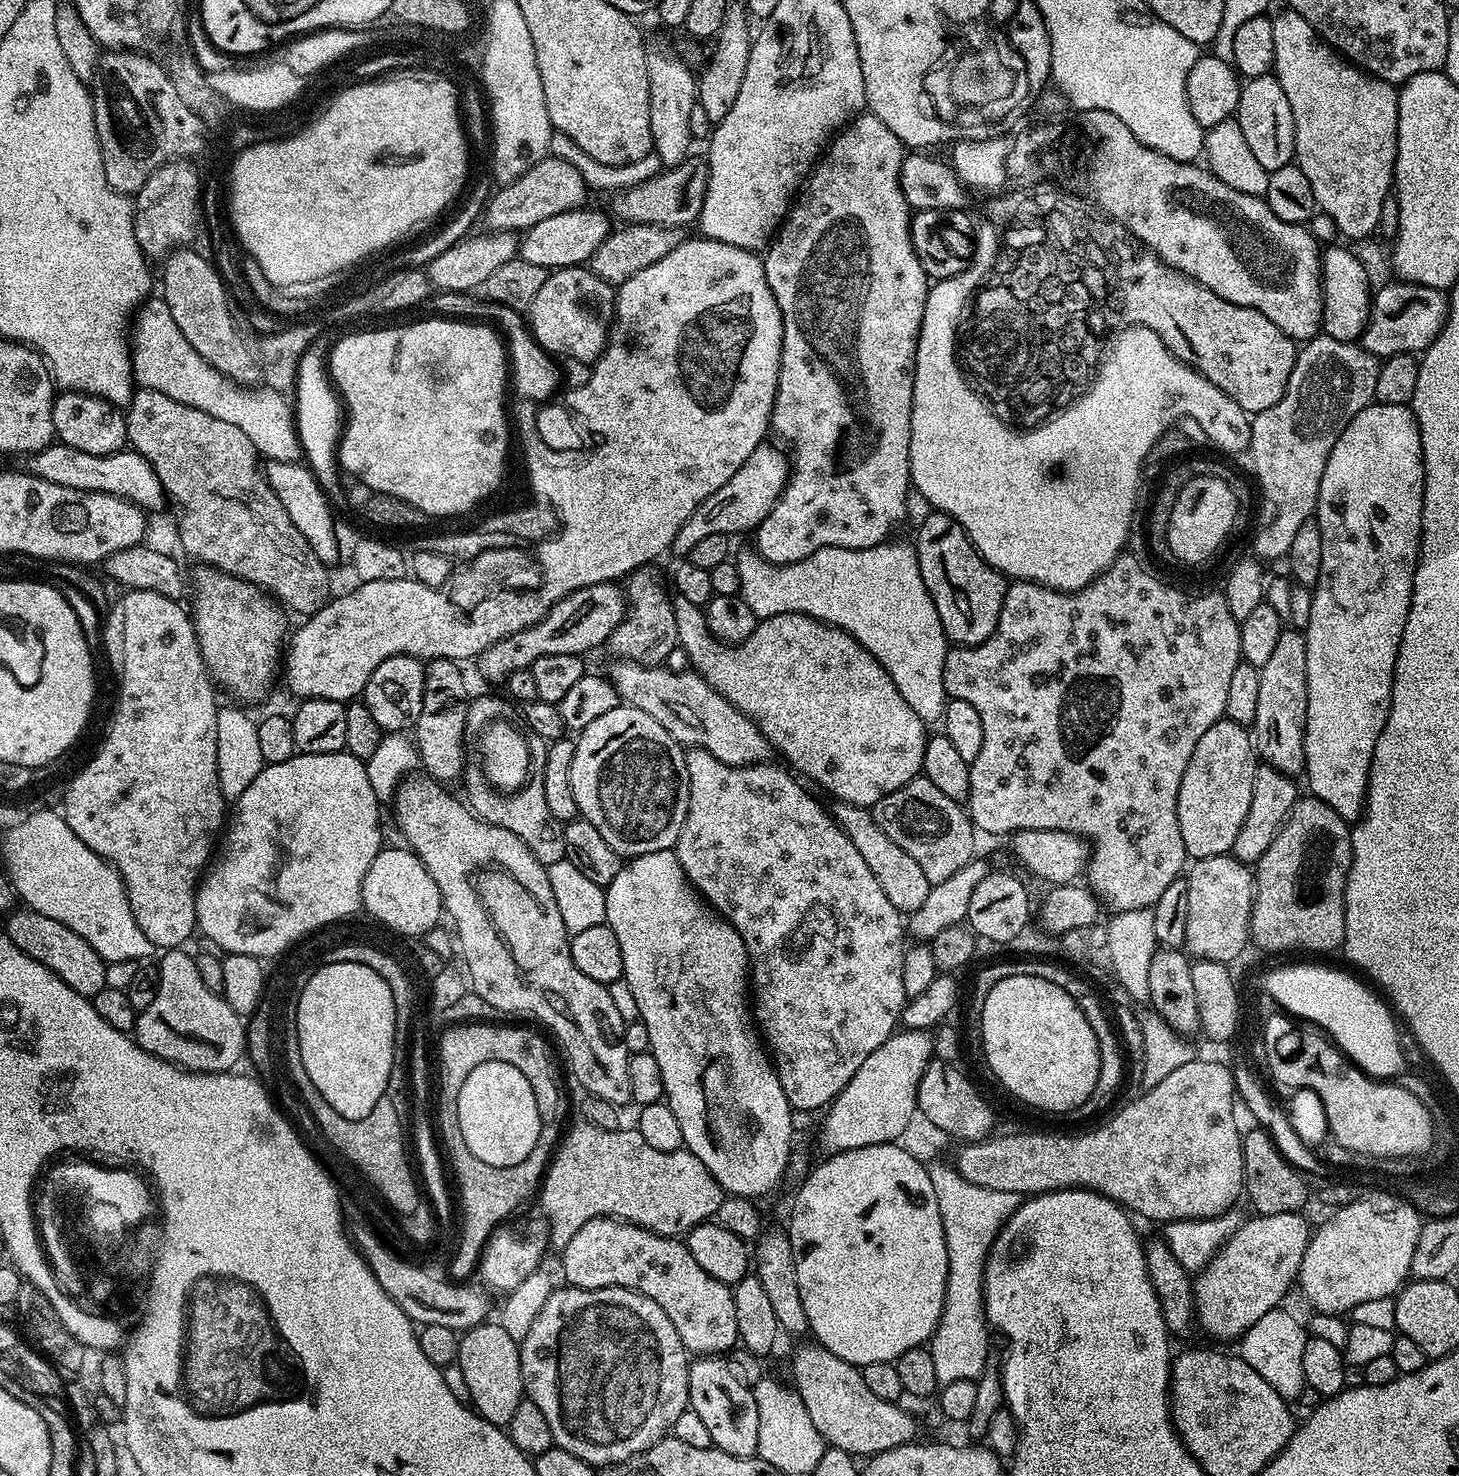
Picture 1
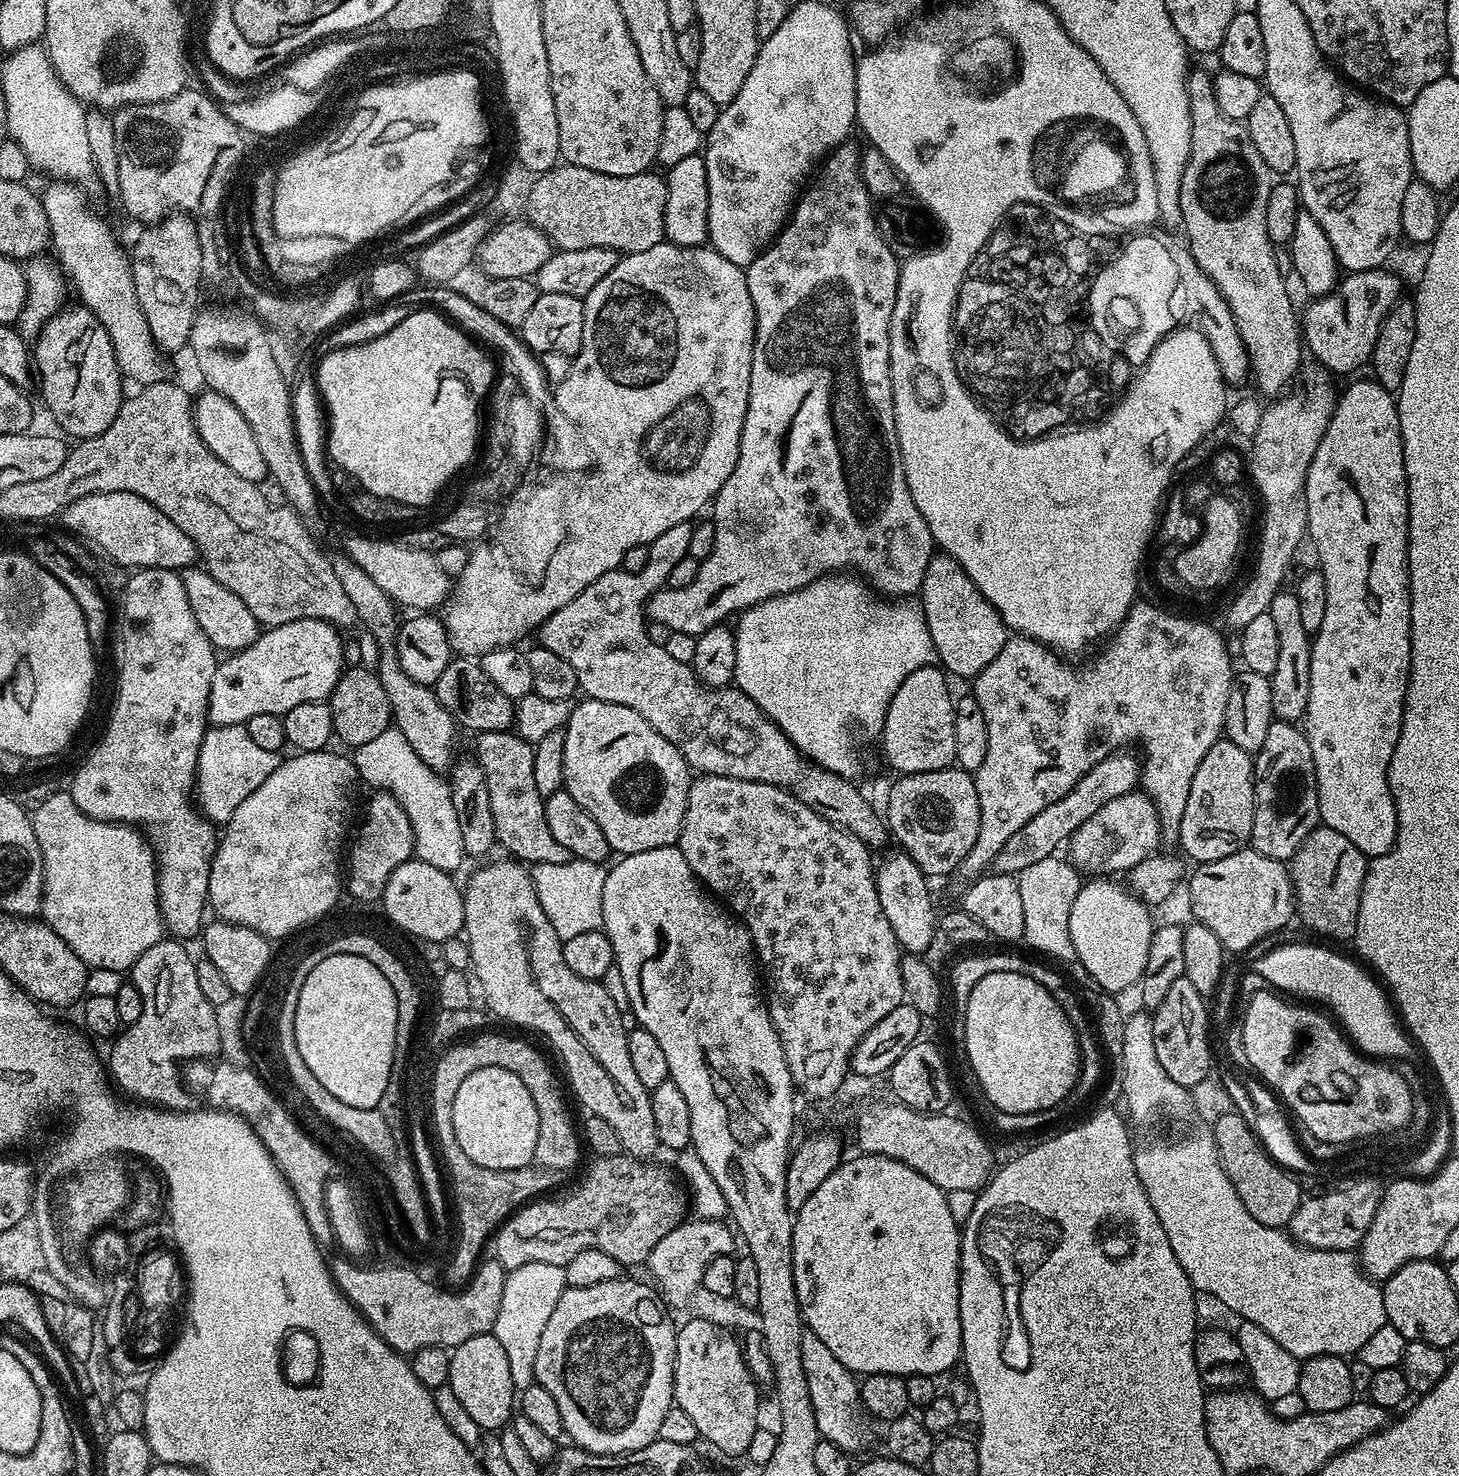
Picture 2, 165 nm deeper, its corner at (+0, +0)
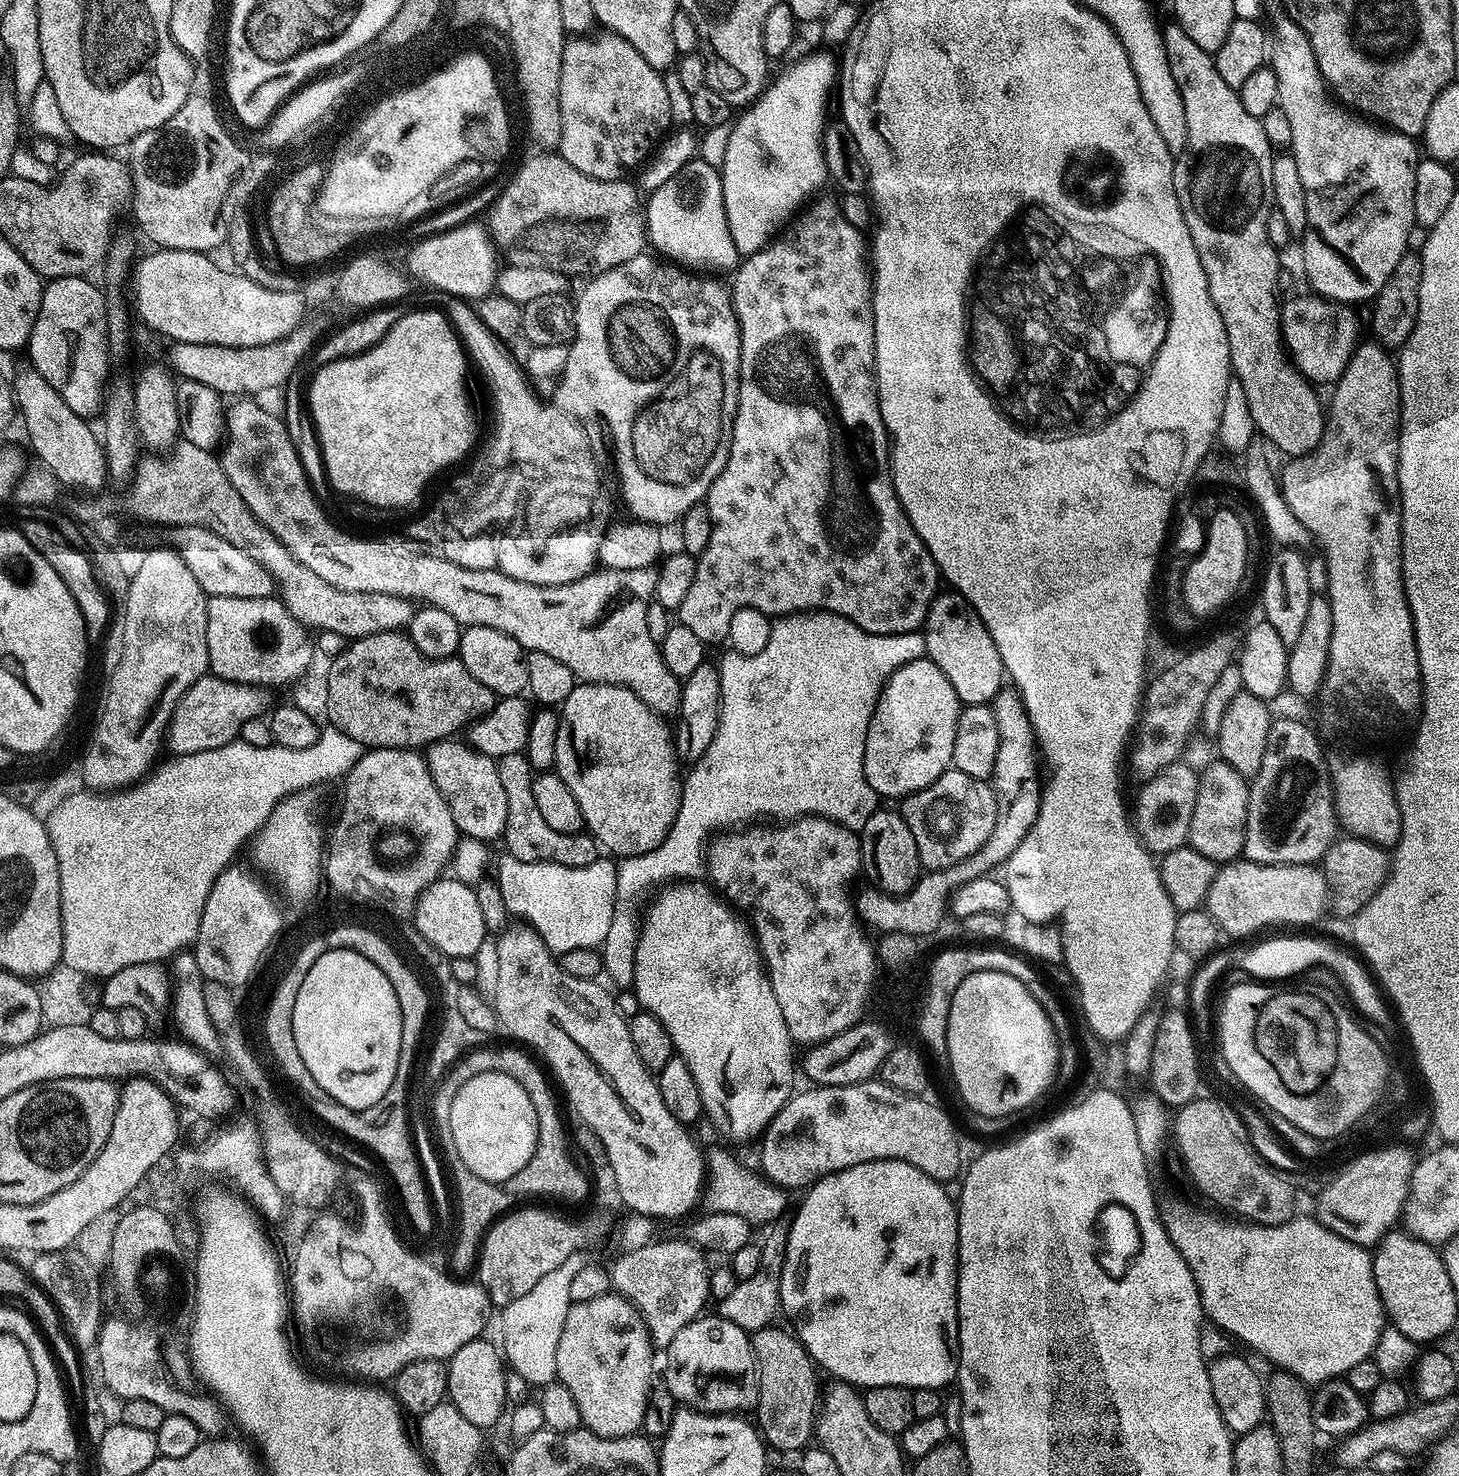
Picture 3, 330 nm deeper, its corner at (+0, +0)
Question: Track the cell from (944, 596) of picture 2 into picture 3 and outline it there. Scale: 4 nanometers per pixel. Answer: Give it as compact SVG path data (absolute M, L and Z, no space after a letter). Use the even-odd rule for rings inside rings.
M955 590L947 591L941 591L934 597L928 617L924 620L922 631L927 659L932 660L942 674L946 674L961 705L991 705L1006 680L1002 654L998 654L998 646L994 646L990 630L986 630L972 603Z

